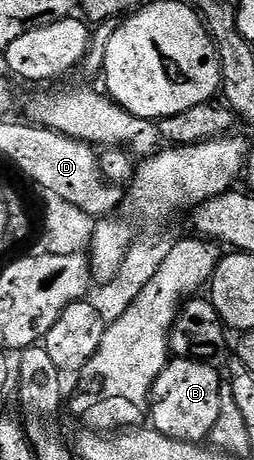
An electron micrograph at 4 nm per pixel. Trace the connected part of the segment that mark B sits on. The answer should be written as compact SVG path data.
M170 359L159 378L155 378L153 393L147 401L147 413L156 432L188 444L208 441L219 418L219 390L223 383L222 373L220 376L213 368L216 367L204 360Z

